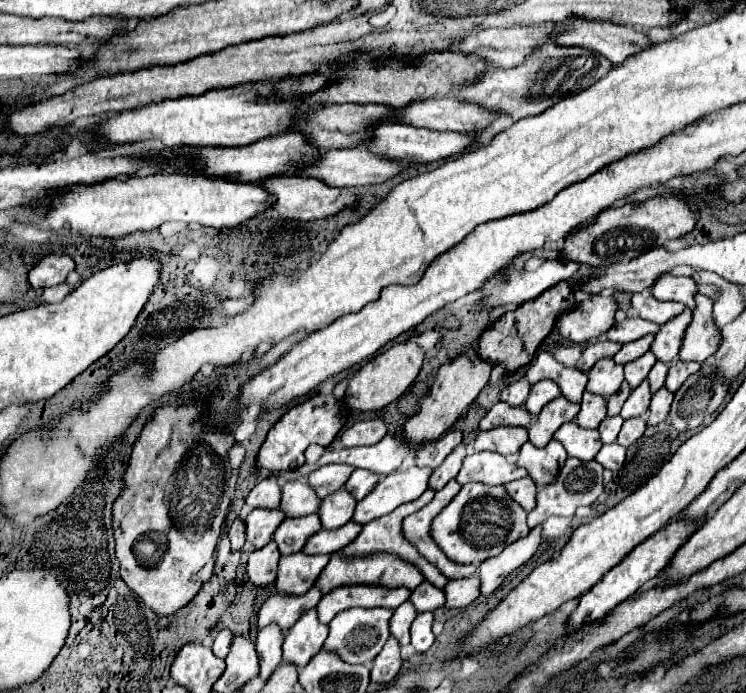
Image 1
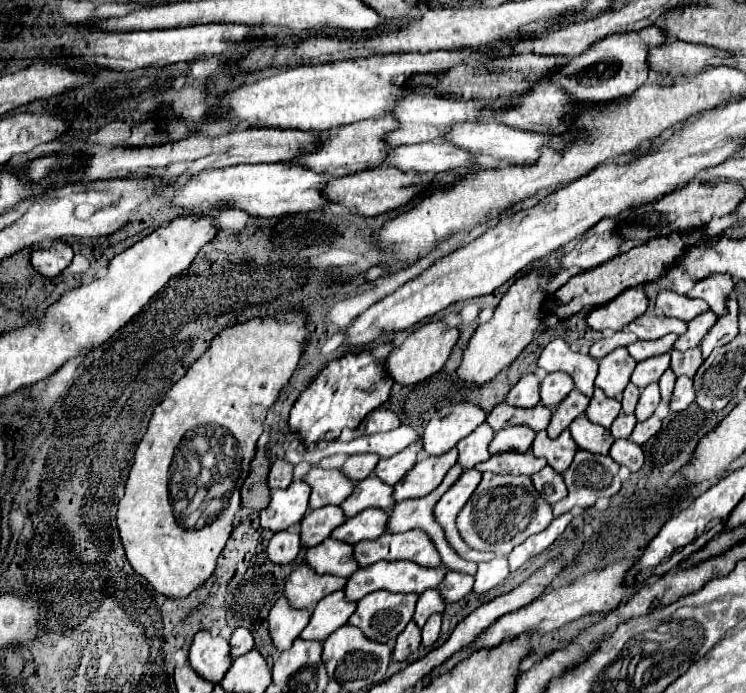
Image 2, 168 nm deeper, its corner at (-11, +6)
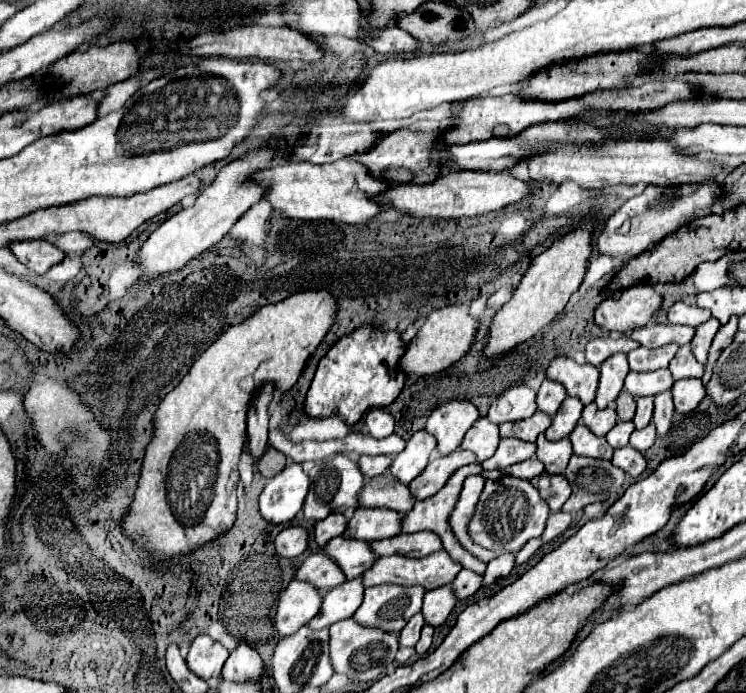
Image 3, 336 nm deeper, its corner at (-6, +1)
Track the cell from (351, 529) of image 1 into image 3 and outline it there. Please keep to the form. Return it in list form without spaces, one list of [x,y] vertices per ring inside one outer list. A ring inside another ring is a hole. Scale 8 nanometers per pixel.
[[[358,507],[356,515],[348,521],[348,529],[344,537],[362,539],[362,541],[376,541],[398,535],[398,527],[402,525],[402,513],[394,509],[368,509]]]

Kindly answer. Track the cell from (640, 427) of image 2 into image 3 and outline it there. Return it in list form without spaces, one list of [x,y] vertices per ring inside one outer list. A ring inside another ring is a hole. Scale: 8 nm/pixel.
[[[650,423],[646,429],[636,429],[632,435],[630,435],[630,445],[634,447],[634,449],[638,449],[638,451],[646,451],[648,447],[652,447],[652,443],[654,443],[654,439],[656,439],[656,427],[654,427],[654,423]]]

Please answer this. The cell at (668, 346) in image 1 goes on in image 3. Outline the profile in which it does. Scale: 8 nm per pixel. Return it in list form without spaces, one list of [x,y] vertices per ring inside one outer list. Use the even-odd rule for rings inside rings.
[[[710,319],[710,321],[702,323],[702,325],[696,329],[696,335],[694,335],[692,343],[690,343],[694,357],[696,357],[698,363],[702,363],[702,365],[706,365],[708,349],[710,349],[710,343],[712,343],[712,339],[714,339],[718,327],[720,327],[718,319]]]

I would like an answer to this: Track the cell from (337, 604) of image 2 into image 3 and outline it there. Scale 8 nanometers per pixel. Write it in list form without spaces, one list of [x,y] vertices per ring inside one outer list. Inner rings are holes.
[[[356,577],[352,581],[346,581],[334,589],[330,589],[324,595],[324,603],[322,603],[318,615],[308,623],[310,629],[324,629],[340,619],[352,617],[362,603],[362,595],[364,595],[362,577]]]

